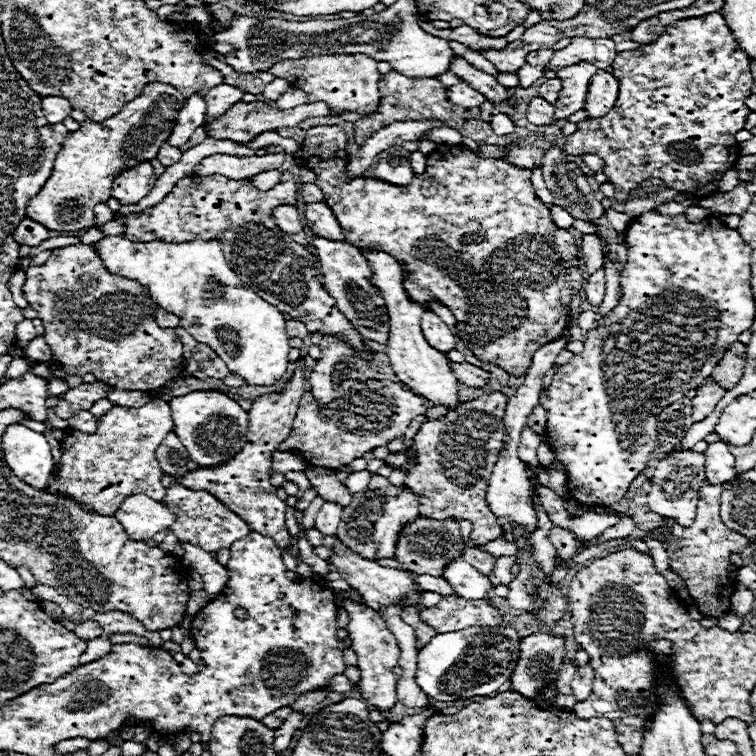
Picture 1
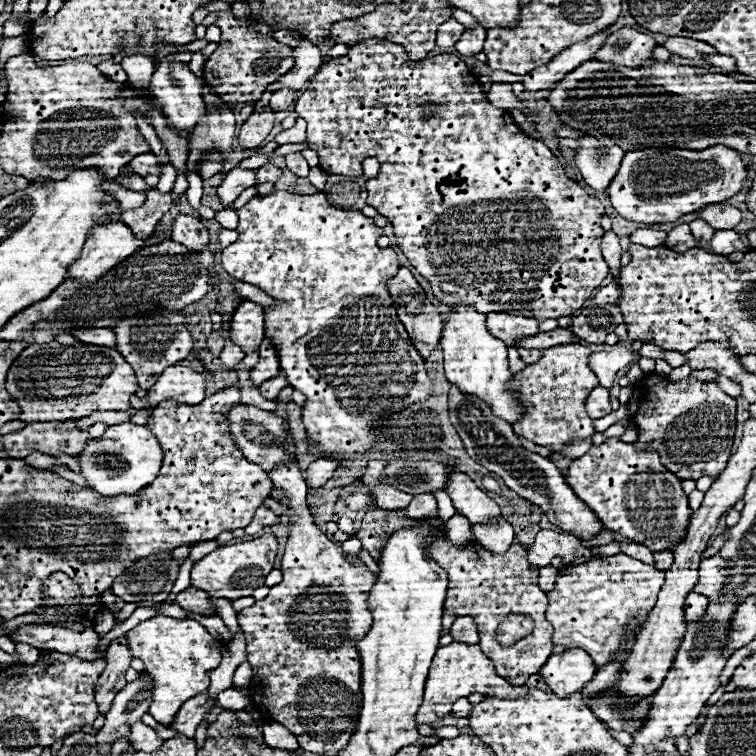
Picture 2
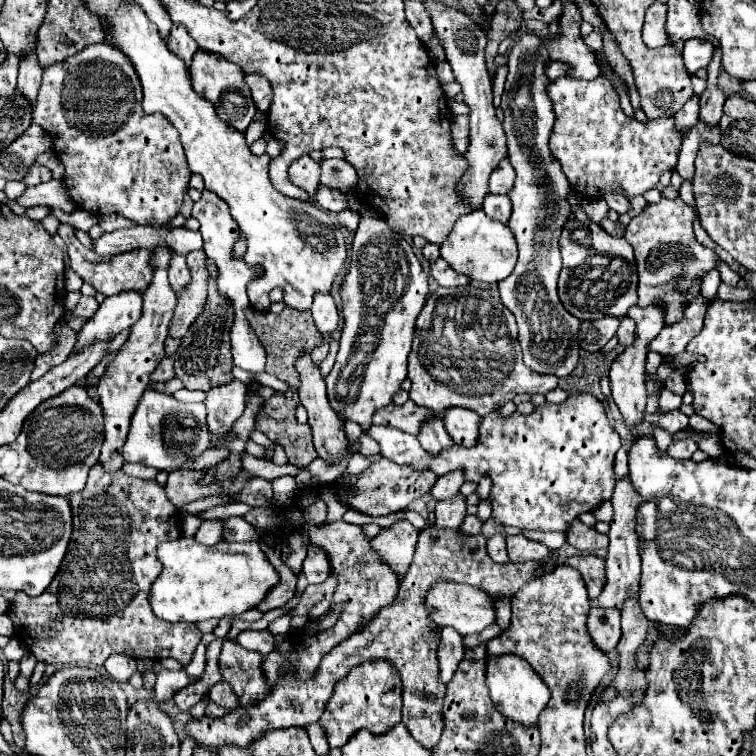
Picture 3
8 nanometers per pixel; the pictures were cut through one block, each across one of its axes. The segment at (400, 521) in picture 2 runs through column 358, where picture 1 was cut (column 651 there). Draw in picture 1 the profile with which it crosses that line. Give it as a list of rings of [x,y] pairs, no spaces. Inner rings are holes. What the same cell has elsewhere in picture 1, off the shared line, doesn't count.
[[[708,482],[702,484],[698,516],[692,526],[680,526],[674,518],[662,516],[658,526],[644,534],[644,538],[662,542],[670,558],[668,570],[676,572],[684,580],[690,596],[696,602],[696,608],[704,616],[712,616],[712,618],[720,618],[730,612],[730,596],[736,588],[736,580],[730,576],[730,566],[732,566],[730,556],[742,554],[744,548],[748,548],[752,542],[746,536],[740,536],[738,532],[732,532],[730,528],[726,528],[724,522],[720,520],[720,492],[722,490],[724,490],[724,482],[716,486]],[[664,528],[668,528],[668,532],[662,532]]]

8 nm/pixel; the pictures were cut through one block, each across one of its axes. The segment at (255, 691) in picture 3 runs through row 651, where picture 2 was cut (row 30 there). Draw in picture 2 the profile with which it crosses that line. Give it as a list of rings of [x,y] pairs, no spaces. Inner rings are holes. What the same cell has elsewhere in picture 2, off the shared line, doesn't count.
[[[218,12],[216,26],[222,30],[222,40],[216,52],[206,60],[206,84],[224,102],[254,102],[260,98],[264,88],[284,76],[292,66],[292,48],[276,42],[272,36],[248,30],[246,20],[236,20],[232,12]]]

